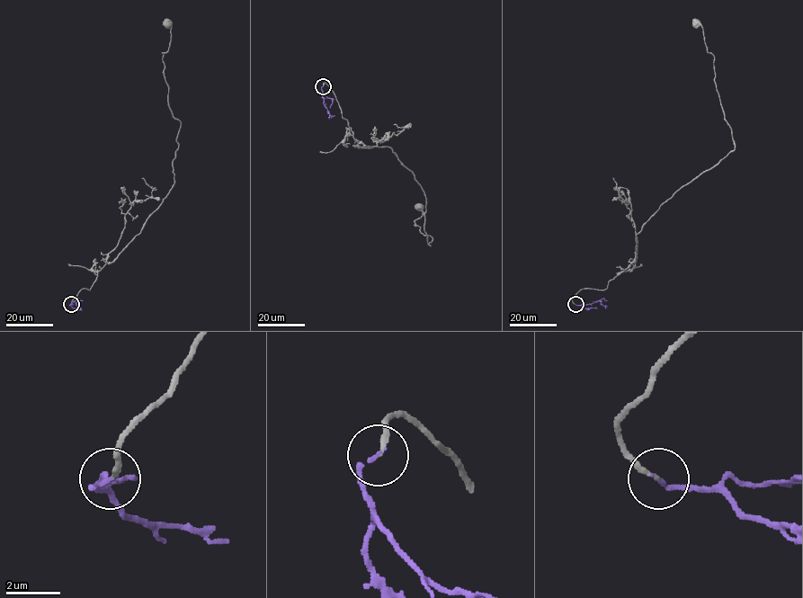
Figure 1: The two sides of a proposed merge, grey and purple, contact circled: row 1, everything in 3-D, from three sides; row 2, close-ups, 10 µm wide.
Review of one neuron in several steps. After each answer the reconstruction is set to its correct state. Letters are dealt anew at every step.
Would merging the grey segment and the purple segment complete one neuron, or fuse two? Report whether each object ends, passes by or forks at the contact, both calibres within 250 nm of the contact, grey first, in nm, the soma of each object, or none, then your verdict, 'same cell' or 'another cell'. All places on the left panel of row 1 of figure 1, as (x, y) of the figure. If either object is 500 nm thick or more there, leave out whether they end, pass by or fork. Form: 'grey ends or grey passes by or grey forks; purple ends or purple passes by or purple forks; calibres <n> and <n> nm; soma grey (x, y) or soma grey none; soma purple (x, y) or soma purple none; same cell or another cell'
grey ends; purple ends; calibres 160 and 130 nm; soma grey (167, 23); soma purple none; same cell

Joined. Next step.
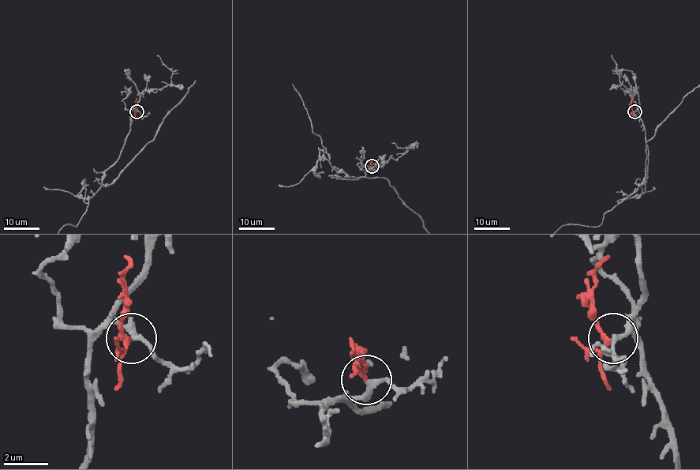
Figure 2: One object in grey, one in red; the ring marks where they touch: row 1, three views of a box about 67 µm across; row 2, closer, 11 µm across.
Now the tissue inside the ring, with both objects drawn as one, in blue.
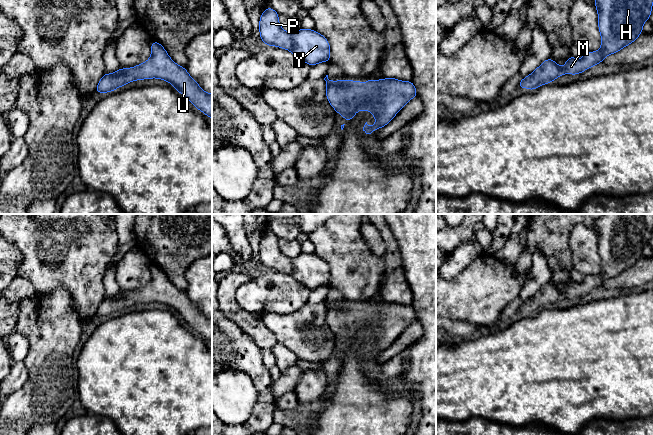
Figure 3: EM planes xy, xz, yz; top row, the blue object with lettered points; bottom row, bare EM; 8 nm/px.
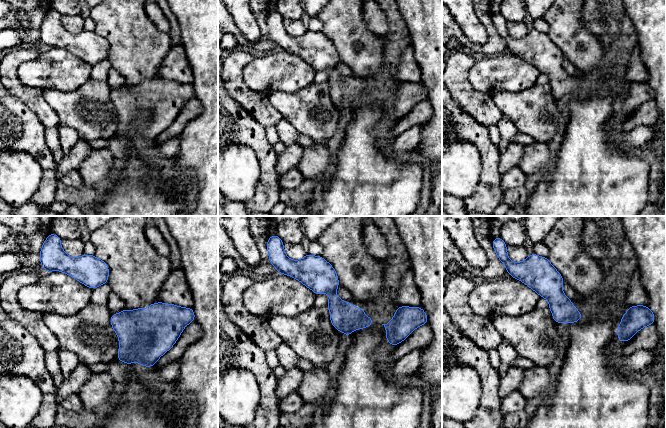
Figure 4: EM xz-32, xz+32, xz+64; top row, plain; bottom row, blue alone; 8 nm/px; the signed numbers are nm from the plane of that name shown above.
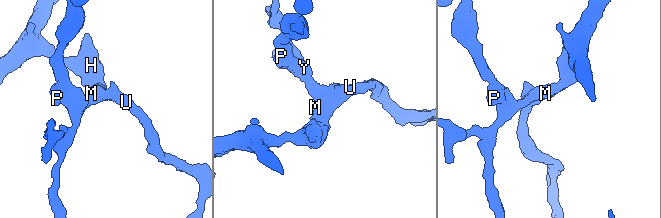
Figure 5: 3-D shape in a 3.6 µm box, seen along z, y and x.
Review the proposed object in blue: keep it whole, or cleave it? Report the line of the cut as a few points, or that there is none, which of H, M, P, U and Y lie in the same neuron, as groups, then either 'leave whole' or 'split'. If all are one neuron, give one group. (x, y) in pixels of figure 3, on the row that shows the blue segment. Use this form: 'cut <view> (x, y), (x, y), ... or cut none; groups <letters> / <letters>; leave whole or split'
cut none; groups H M P U Y; leave whole

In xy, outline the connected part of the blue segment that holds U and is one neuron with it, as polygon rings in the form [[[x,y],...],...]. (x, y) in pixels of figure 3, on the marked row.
[[[152,41],[151,56],[146,62],[131,68],[120,68],[112,74],[105,73],[95,92],[109,93],[129,82],[151,78],[162,79],[172,84],[197,110],[201,110],[212,119],[212,94],[203,91],[186,68],[177,65],[157,41]]]

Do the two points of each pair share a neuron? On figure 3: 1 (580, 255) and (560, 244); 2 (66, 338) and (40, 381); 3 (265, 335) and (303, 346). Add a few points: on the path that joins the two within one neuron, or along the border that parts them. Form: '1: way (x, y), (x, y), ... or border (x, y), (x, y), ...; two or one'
1: border (572, 227), (569, 249), (574, 267); two
2: way (55, 349), (50, 354), (50, 370); one
3: border (262, 320), (262, 323), (275, 336), (277, 342); two

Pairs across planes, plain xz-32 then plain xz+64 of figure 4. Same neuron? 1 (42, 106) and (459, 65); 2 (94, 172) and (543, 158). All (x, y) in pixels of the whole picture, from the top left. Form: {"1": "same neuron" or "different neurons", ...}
{"1": "same neuron", "2": "same neuron"}

